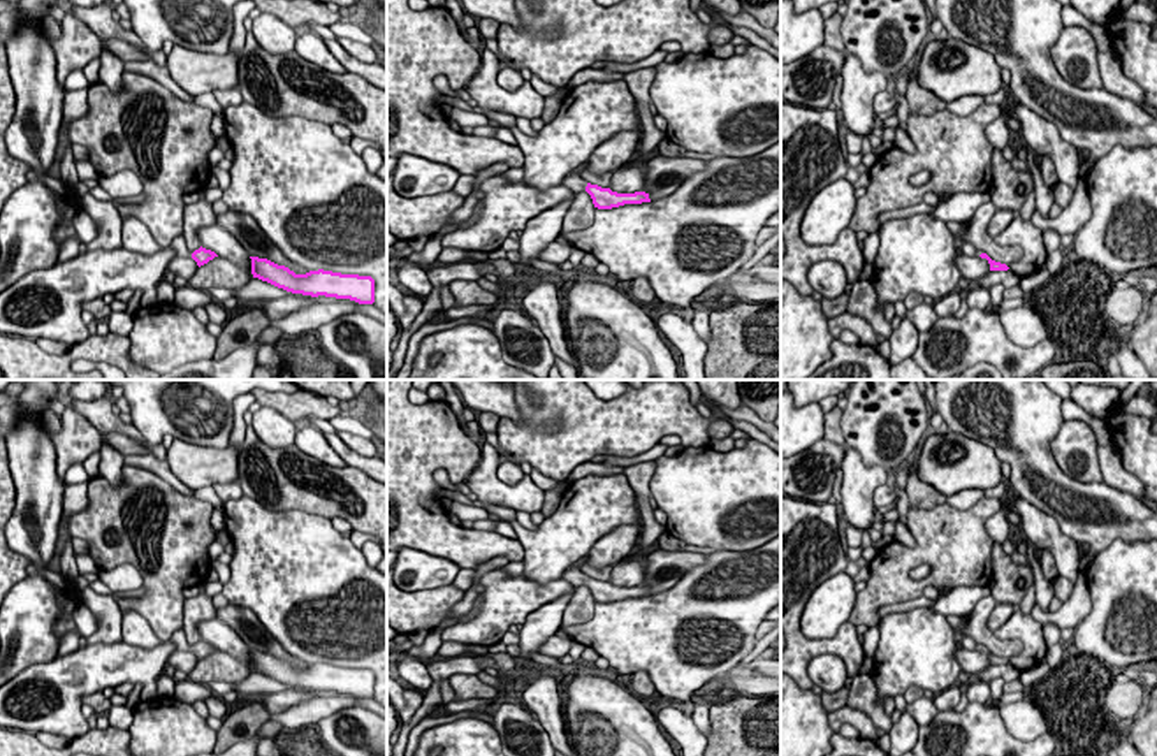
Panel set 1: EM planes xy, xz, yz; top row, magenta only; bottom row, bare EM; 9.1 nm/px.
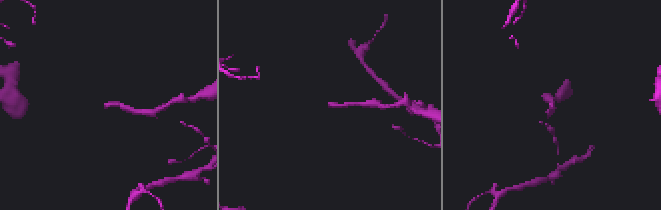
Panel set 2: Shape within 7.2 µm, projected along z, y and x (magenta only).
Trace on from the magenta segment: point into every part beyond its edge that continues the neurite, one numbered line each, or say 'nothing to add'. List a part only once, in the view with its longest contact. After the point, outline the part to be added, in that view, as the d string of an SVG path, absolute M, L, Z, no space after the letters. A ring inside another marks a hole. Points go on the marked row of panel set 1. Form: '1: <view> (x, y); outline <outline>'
1: xz (574, 180); outline M571 171L564 179L563 185L570 188L571 192L584 192L587 186L587 181L578 174L578 171Z

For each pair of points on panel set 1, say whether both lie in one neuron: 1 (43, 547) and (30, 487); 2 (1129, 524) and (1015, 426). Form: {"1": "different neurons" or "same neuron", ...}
{"1": "same neuron", "2": "same neuron"}

